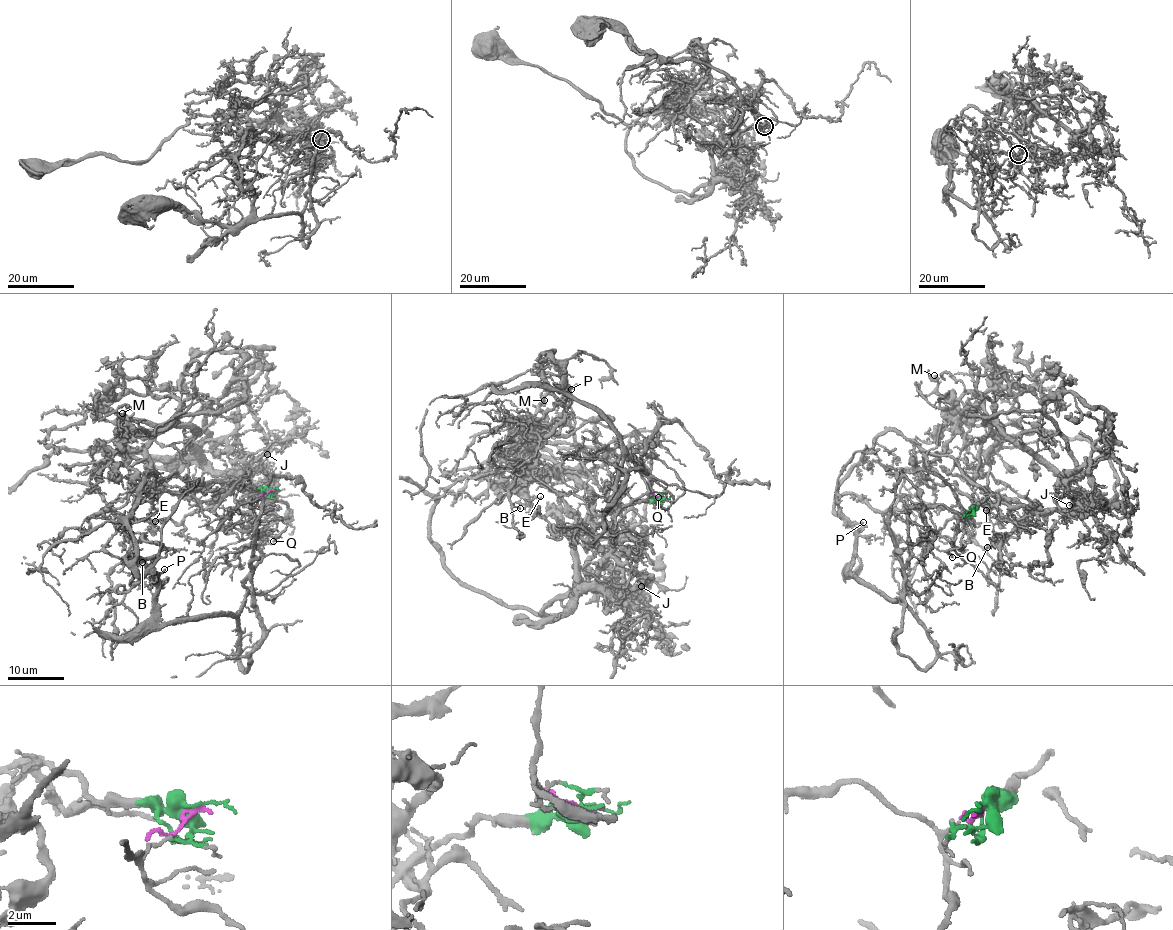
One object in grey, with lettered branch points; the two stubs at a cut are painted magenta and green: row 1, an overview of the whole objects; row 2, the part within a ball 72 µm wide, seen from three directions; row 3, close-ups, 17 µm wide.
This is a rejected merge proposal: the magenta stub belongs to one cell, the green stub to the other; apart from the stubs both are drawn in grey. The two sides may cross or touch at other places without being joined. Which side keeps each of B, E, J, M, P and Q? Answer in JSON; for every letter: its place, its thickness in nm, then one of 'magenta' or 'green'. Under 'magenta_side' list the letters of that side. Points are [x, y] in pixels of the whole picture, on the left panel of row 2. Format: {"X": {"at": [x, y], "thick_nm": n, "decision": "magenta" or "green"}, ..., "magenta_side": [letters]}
{"B": {"at": [142, 562], "thick_nm": 200, "decision": "magenta"}, "E": {"at": [155, 521], "thick_nm": 120, "decision": "green"}, "J": {"at": [267, 454], "thick_nm": 130, "decision": "green"}, "M": {"at": [122, 413], "thick_nm": 220, "decision": "green"}, "P": {"at": [164, 569], "thick_nm": 200, "decision": "magenta"}, "Q": {"at": [273, 541], "thick_nm": 240, "decision": "magenta"}, "magenta_side": ["B", "P", "Q"]}

